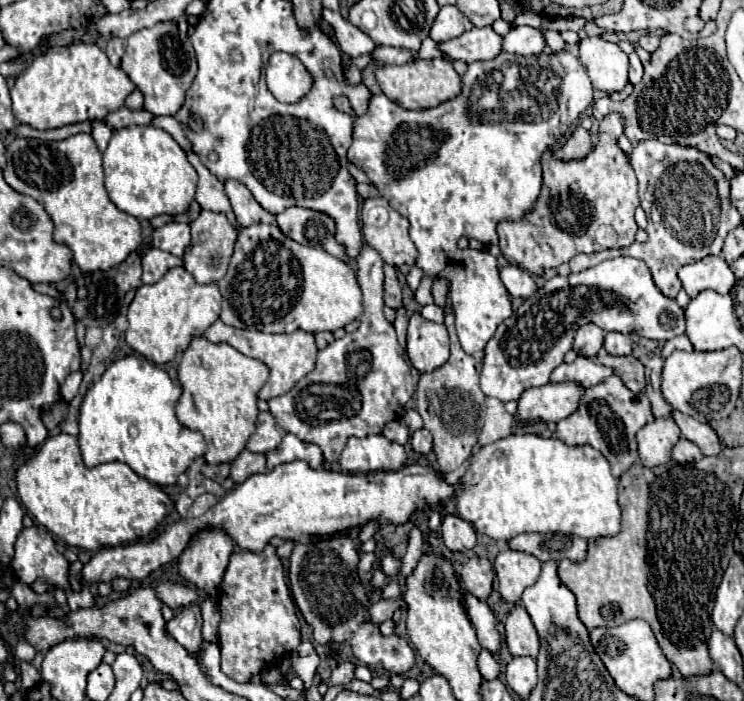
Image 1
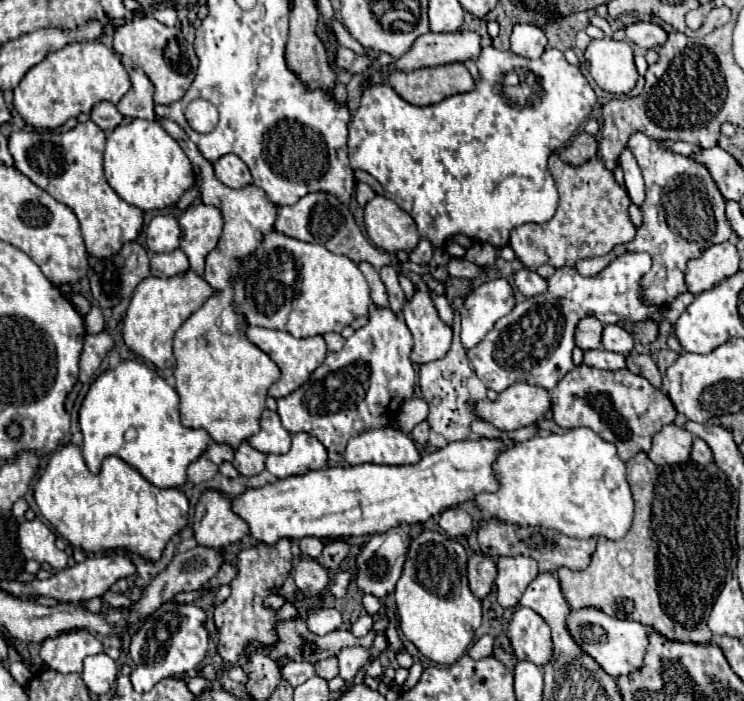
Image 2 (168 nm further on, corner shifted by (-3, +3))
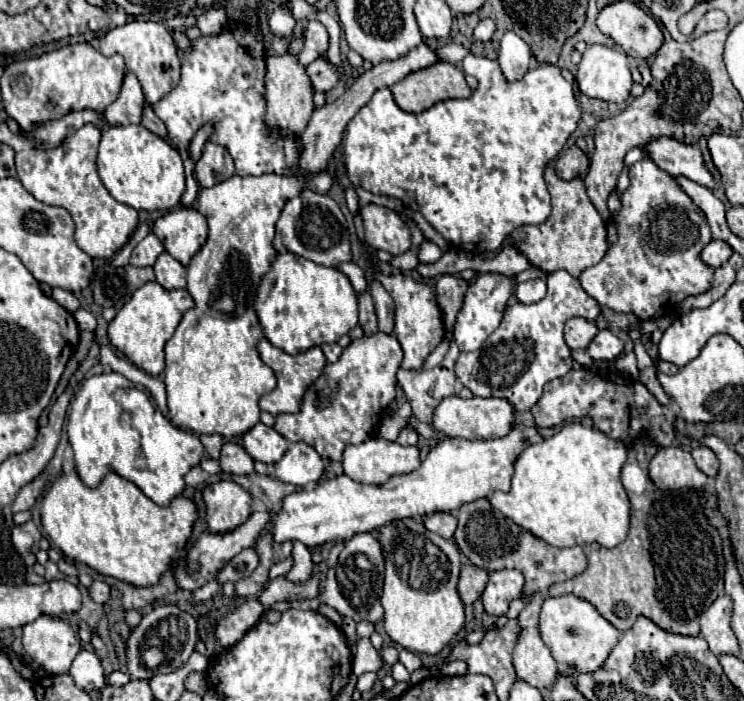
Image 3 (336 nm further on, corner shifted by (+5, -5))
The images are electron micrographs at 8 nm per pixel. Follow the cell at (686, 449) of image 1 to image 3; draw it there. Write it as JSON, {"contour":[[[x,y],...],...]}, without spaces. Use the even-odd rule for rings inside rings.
{"contour":[[[696,447],[696,449],[692,449],[692,457],[694,457],[698,469],[704,475],[708,475],[708,477],[716,475],[716,471],[718,471],[718,459],[716,459],[716,455],[708,447]]]}

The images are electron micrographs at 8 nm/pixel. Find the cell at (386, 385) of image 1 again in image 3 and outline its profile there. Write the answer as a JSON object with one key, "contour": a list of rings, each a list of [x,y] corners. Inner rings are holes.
{"contour":[[[374,333],[354,339],[336,363],[324,367],[326,377],[306,391],[300,411],[294,415],[280,413],[274,429],[288,441],[304,441],[326,461],[340,461],[346,445],[362,443],[372,437],[396,397],[396,371],[402,363],[402,347],[394,335]]]}

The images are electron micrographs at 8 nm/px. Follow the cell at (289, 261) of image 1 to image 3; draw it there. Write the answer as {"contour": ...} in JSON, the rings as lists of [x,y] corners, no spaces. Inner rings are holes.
{"contour":[[[278,253],[270,271],[262,275],[254,295],[254,311],[264,337],[290,355],[314,345],[336,343],[358,325],[356,293],[350,279],[338,269],[312,263],[292,253]]]}

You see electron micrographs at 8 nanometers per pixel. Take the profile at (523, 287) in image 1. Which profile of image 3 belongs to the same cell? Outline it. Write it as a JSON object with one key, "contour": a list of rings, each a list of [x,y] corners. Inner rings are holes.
{"contour":[[[532,279],[532,281],[516,285],[516,297],[520,303],[530,305],[544,299],[544,295],[546,295],[546,281],[542,279]]]}

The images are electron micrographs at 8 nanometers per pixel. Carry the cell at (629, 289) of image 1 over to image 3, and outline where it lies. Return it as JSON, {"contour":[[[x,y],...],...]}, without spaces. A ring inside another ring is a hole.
{"contour":[[[566,271],[550,273],[546,283],[548,283],[548,293],[546,293],[546,297],[542,301],[532,303],[532,305],[516,303],[516,305],[508,307],[504,311],[504,319],[502,319],[500,327],[484,341],[480,351],[462,353],[458,357],[458,361],[456,361],[456,377],[474,395],[478,395],[478,397],[504,397],[516,407],[518,413],[524,413],[524,411],[530,411],[534,403],[538,403],[538,399],[542,395],[542,389],[544,389],[544,385],[548,381],[564,377],[572,369],[571,350],[564,343],[564,337],[562,337],[564,323],[568,319],[572,319],[572,317],[584,317],[588,321],[596,321],[596,317],[600,315],[600,305],[596,303],[596,299],[588,297],[588,293],[580,287],[578,279],[568,275]]]}

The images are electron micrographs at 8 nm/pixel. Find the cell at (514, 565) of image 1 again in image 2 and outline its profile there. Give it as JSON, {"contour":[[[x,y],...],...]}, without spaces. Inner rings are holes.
{"contour":[[[500,557],[496,577],[496,599],[502,607],[516,607],[524,589],[538,575],[532,557]]]}

